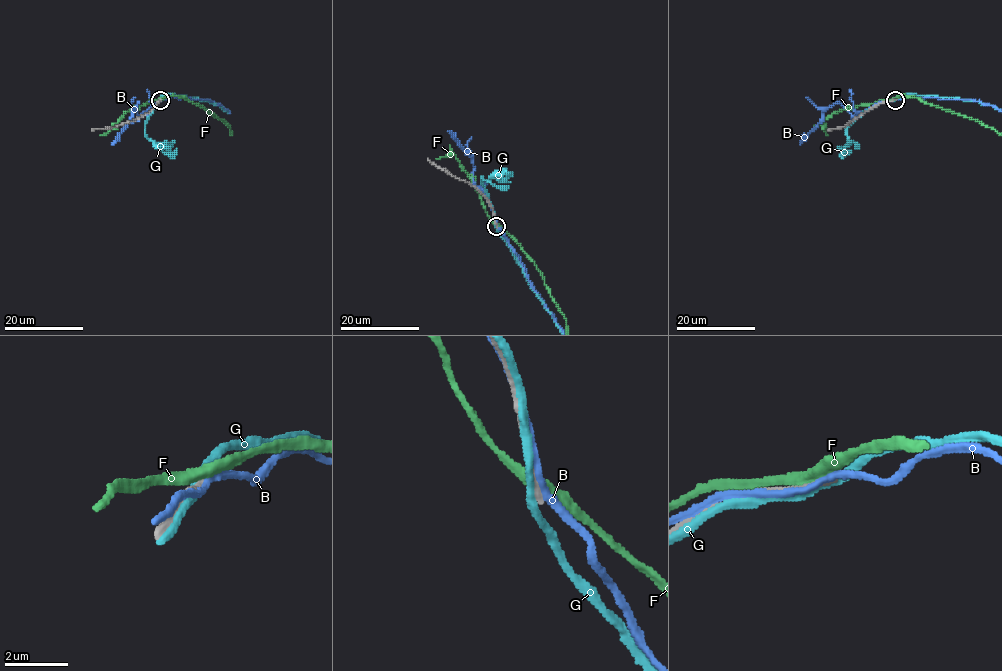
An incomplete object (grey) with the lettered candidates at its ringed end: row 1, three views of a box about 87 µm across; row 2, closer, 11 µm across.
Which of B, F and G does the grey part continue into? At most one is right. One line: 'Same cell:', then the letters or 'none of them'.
Same cell: none of them

